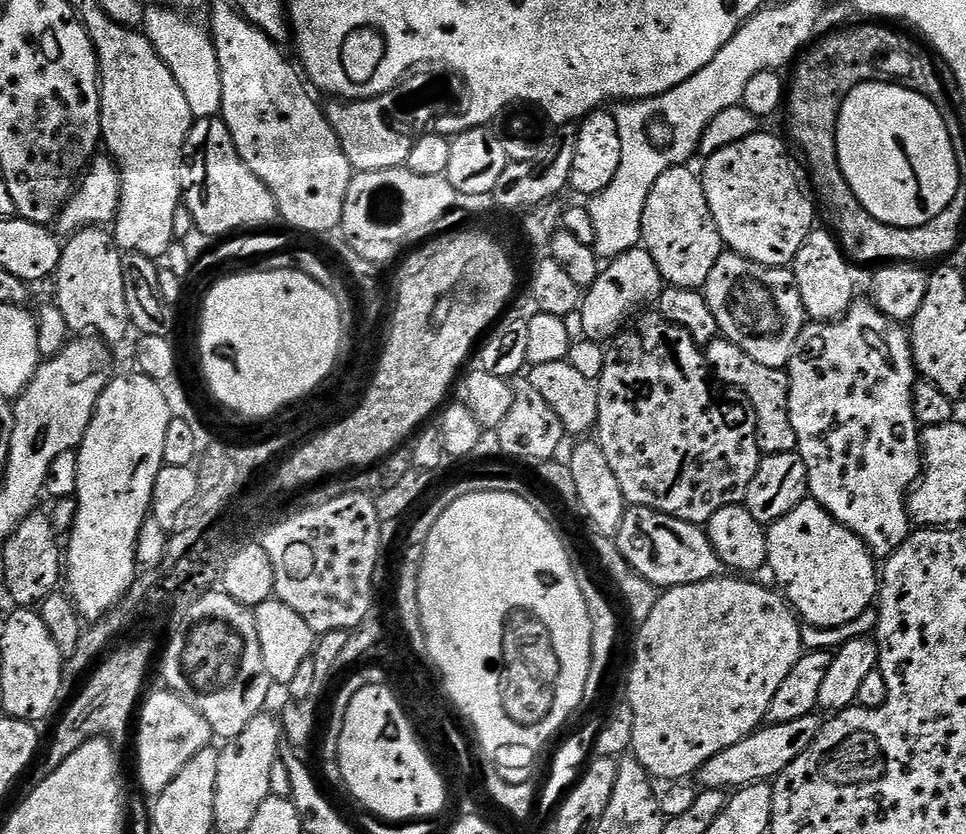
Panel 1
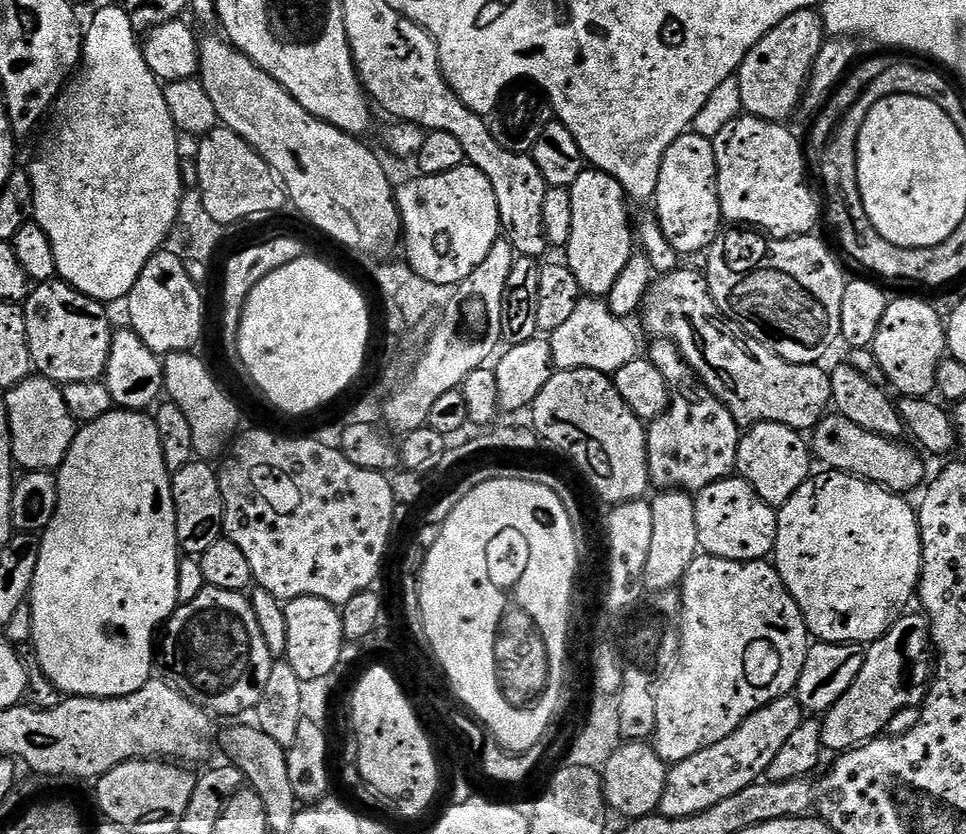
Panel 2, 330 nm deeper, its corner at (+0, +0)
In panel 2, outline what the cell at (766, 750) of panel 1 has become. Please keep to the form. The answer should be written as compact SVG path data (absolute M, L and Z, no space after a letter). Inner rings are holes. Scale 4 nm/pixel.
M917 614L909 620L897 620L885 636L867 645L864 665L862 670L858 670L858 678L854 678L850 690L846 690L846 694L842 694L842 698L838 698L838 702L834 702L834 706L823 713L820 729L825 749L829 753L832 751L832 754L853 752L863 744L885 735L889 731L888 723L899 712L906 711L908 707L912 707L913 710L919 709L926 699L926 689L934 675L933 660L934 656L930 651L930 625L927 619Z

